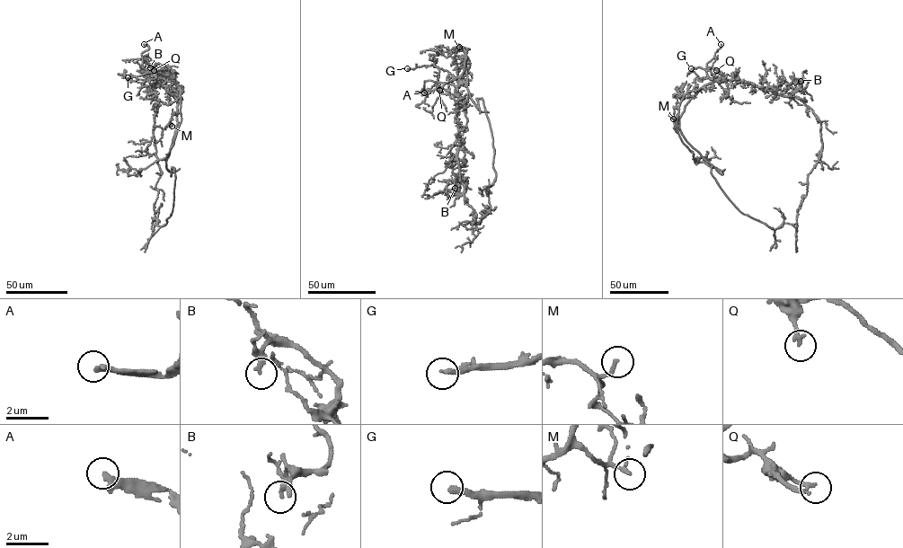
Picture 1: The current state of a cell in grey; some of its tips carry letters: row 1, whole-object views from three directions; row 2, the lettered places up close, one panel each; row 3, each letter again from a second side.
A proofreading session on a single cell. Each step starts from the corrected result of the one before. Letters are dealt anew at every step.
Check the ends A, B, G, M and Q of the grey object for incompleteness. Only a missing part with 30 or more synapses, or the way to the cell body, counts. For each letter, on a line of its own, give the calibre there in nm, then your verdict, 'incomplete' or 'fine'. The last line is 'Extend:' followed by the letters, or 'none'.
A: 320 nm | incomplete
B: 280 nm | fine
G: 260 nm | incomplete
M: 180 nm | fine
Q: 200 nm | fine
Extend: A, G

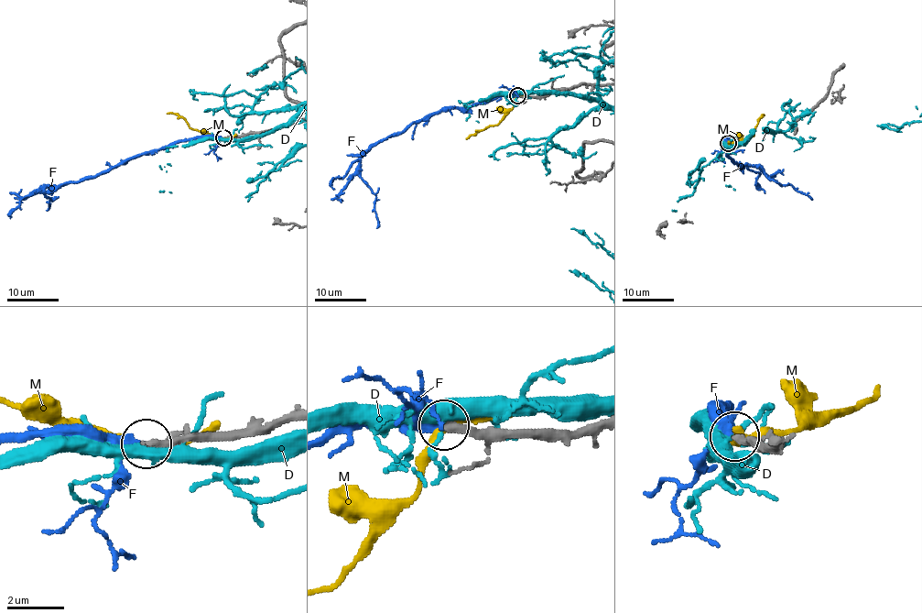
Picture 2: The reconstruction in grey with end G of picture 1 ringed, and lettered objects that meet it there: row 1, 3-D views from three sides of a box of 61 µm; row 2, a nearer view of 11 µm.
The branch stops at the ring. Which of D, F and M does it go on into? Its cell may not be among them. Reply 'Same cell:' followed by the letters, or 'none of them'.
Same cell: F

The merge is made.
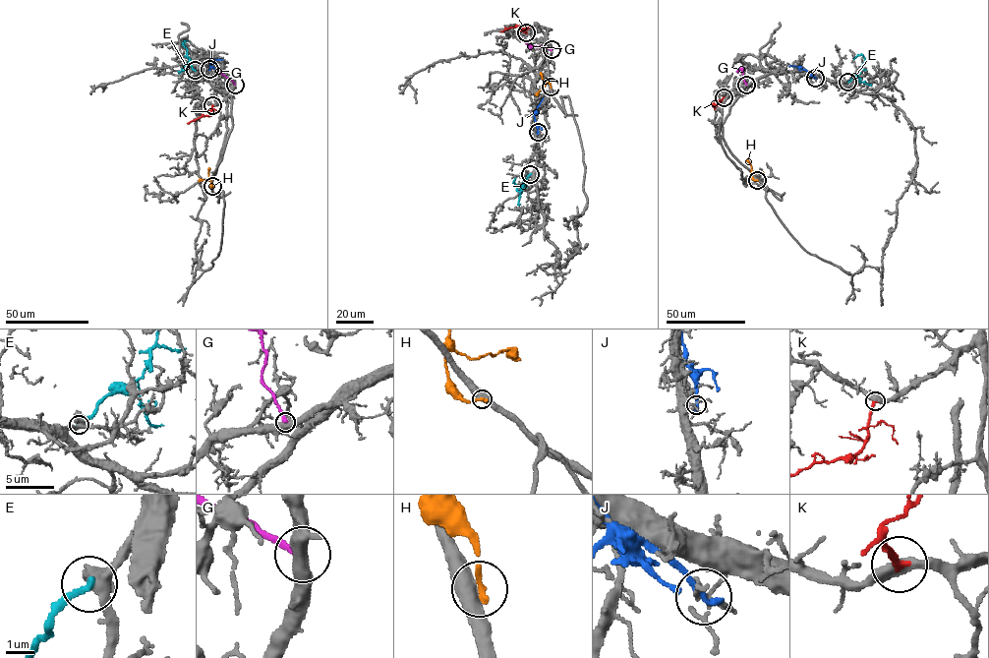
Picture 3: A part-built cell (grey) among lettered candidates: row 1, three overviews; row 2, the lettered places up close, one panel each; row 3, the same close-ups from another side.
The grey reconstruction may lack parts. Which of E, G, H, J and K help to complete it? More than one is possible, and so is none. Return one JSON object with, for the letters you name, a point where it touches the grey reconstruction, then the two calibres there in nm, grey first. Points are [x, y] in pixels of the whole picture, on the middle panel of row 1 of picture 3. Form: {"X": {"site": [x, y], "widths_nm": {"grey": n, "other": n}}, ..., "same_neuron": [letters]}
{"K": {"site": [526, 32], "widths_nm": {"grey": 440, "other": 240}}, "same_neuron": ["K"]}

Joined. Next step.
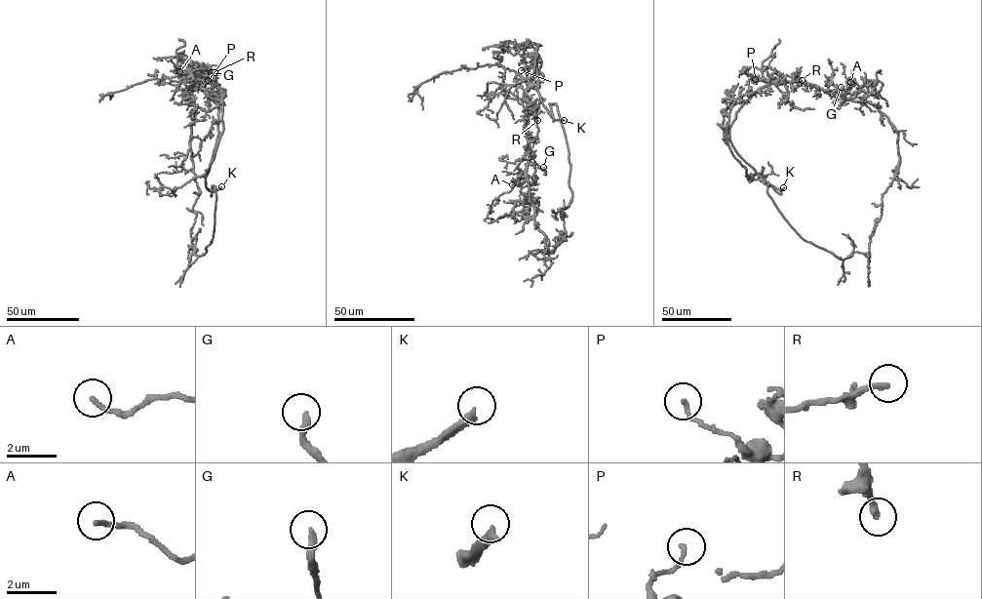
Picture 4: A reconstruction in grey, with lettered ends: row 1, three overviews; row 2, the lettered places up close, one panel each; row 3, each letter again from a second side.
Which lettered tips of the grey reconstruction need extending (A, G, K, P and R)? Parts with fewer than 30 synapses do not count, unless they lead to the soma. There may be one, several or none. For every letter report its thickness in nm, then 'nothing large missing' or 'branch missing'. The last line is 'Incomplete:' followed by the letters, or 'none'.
A: 190 nm thick; nothing large missing
G: 280 nm thick; nothing large missing
K: 300 nm thick; nothing large missing
P: 150 nm thick; nothing large missing
R: 240 nm thick; branch missing
Incomplete: R

